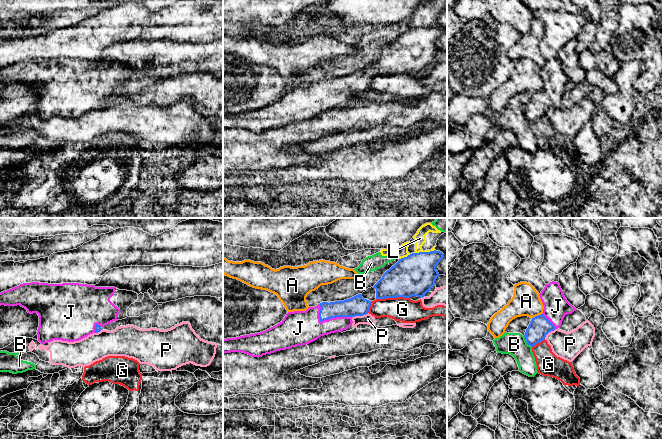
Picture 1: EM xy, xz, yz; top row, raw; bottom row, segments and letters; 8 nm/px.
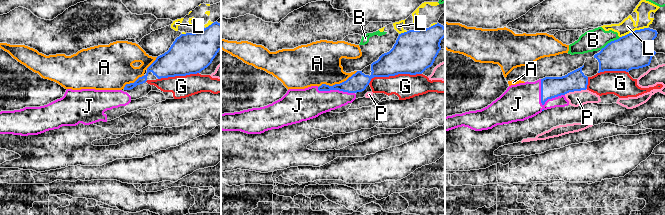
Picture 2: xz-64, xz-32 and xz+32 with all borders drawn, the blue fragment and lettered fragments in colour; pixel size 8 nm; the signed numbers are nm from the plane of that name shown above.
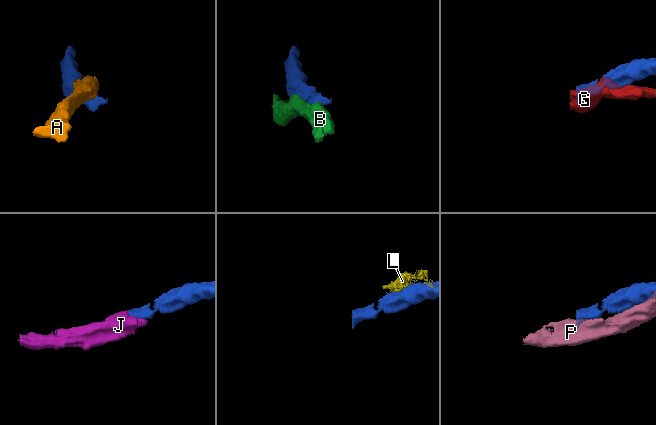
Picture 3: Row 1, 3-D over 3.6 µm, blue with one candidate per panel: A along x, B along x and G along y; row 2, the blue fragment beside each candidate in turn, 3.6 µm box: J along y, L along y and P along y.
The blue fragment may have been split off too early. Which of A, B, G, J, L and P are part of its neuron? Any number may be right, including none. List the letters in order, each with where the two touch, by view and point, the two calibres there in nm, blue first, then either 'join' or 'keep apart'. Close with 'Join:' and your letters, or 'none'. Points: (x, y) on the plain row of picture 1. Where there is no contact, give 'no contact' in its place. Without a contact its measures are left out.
A: meets blue in yz at (536, 92); 170 nm thick on the blue side, 220 nm on the other; keep apart
B: meets blue in yz at (526, 117); 170 nm thick on the blue side, 180 nm on the other; keep apart
G: meets blue in xz at (392, 73); 320 nm thick on the blue side, 190 nm on the other; keep apart
J: meets blue in xz at (328, 94); 160 nm thick on the blue side, 280 nm on the other; join
L: meets blue in xz at (424, 28); 320 nm thick on the blue side, 100 nm on the other; keep apart
P: meets blue in xz at (360, 91); 160 nm thick on the blue side, 80 nm on the other; keep apart
Join: J

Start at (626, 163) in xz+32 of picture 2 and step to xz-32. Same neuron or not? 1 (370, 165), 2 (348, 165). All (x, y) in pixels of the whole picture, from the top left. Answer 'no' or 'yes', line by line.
1: yes
2: yes

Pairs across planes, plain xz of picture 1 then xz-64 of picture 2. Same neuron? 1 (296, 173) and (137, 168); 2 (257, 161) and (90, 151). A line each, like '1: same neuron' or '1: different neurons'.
1: same neuron
2: same neuron

